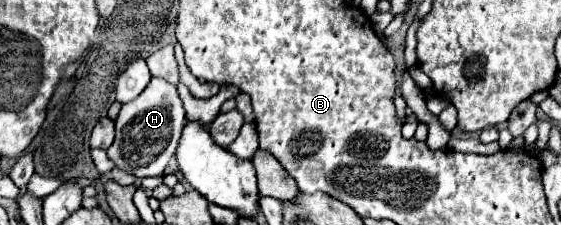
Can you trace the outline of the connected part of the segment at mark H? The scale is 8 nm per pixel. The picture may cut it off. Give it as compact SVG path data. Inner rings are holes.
M153 77L147 91L123 105L115 119L115 141L107 149L111 161L123 169L133 173L135 177L161 177L169 159L175 155L181 131L185 127L185 109L179 99L177 87L167 83L165 79Z

